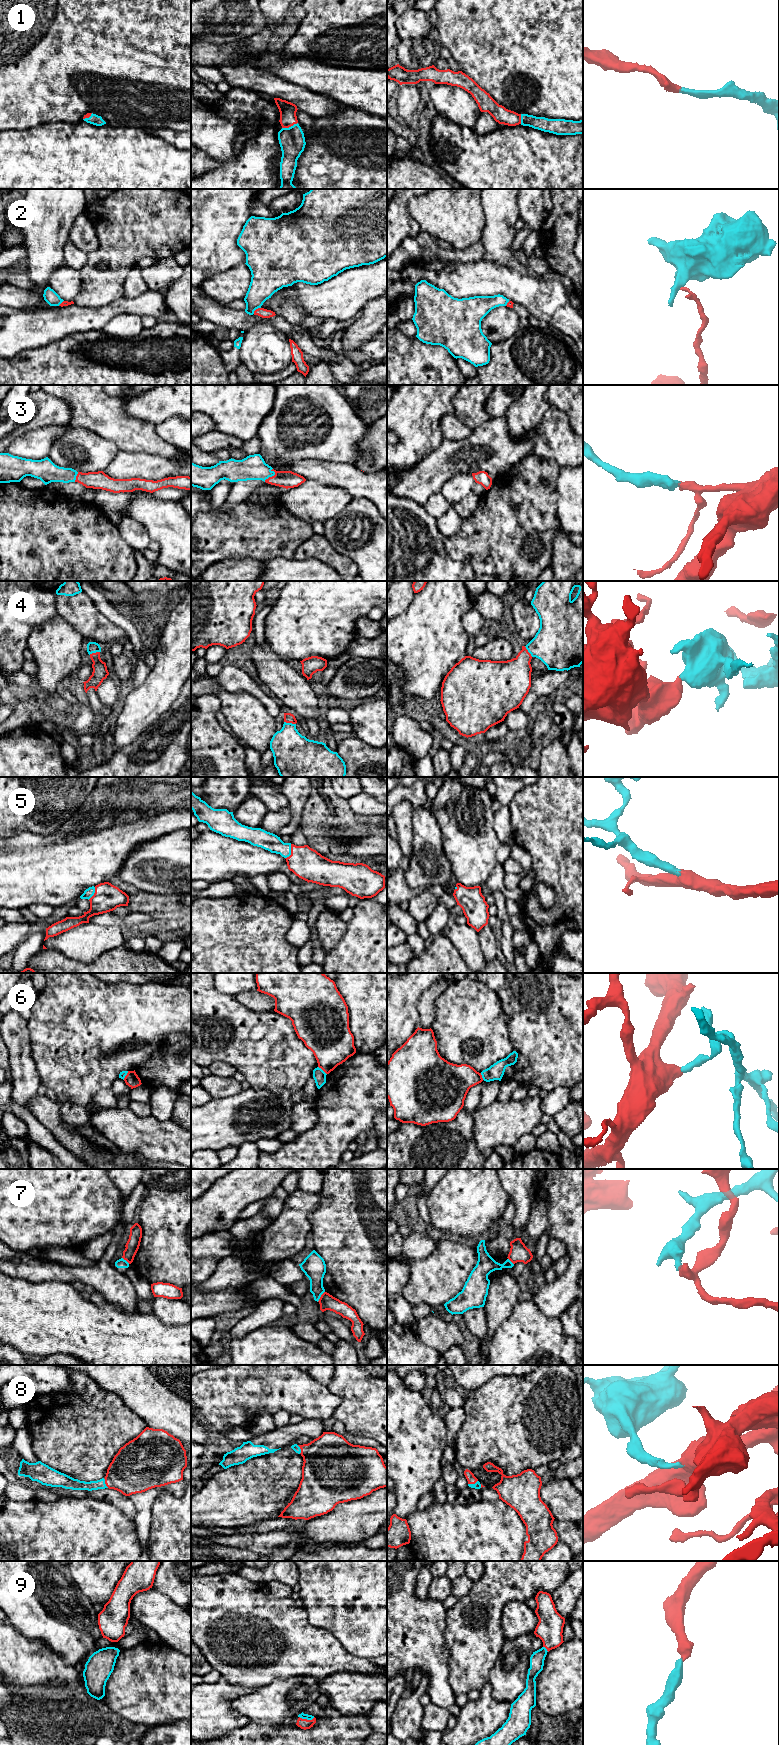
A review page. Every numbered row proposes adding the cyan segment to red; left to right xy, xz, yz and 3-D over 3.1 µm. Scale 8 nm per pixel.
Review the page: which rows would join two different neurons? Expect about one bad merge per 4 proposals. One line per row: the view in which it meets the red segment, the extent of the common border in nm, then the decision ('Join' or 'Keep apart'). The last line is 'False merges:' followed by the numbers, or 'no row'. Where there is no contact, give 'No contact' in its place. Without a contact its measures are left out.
1: Touches red in xz. Shared border 140 nm. Join
2: Touches red in xz. Shared border 80 nm. Keep apart
3: Touches red in xz. Shared border 130 nm. Join
4: Touches red in xz. Shared border 100 nm. Join
5: Touches red in xz. Shared border 130 nm. Join
6: Touches red in xz. Shared border 100 nm. Keep apart
7: Touches red in xz. Shared border 110 nm. Keep apart
8: Touches red in xy. Shared border 90 nm. Join
9: Touches red in xz. Shared border 130 nm. Join
False merges: 2, 6, 7

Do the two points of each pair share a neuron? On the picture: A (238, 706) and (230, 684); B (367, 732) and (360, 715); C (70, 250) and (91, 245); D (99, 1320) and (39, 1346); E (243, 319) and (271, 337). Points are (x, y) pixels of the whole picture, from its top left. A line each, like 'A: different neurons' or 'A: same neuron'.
A: different neurons
B: same neuron
C: different neurons
D: same neuron
E: different neurons

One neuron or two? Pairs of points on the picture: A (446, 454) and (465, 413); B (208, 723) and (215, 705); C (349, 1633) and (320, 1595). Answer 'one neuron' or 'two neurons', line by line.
A: two neurons
B: two neurons
C: one neuron

